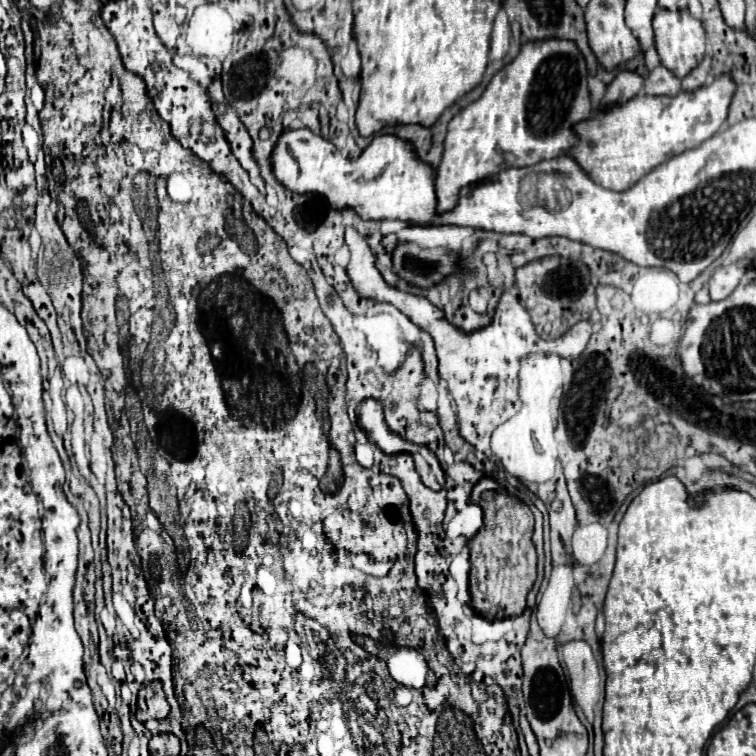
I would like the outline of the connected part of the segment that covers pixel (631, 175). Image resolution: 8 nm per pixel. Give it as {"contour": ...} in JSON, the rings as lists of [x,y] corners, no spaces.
{"contour":[[[730,76],[716,78],[710,86],[702,86],[696,92],[680,92],[674,98],[668,96],[640,96],[632,98],[622,106],[614,106],[608,112],[596,112],[594,118],[576,124],[576,132],[580,144],[572,148],[568,154],[584,168],[584,172],[600,186],[608,190],[628,190],[632,188],[642,176],[646,176],[658,164],[670,160],[672,154],[682,154],[684,150],[700,146],[704,140],[714,136],[728,116],[728,104],[732,100],[732,92],[736,86],[732,84]]]}

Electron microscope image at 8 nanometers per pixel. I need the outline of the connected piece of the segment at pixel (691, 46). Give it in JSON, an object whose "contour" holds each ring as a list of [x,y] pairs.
{"contour":[[[660,10],[654,16],[654,36],[656,36],[656,50],[660,54],[660,62],[678,78],[684,78],[690,70],[694,70],[706,54],[706,34],[702,22],[694,18],[690,12]]]}

